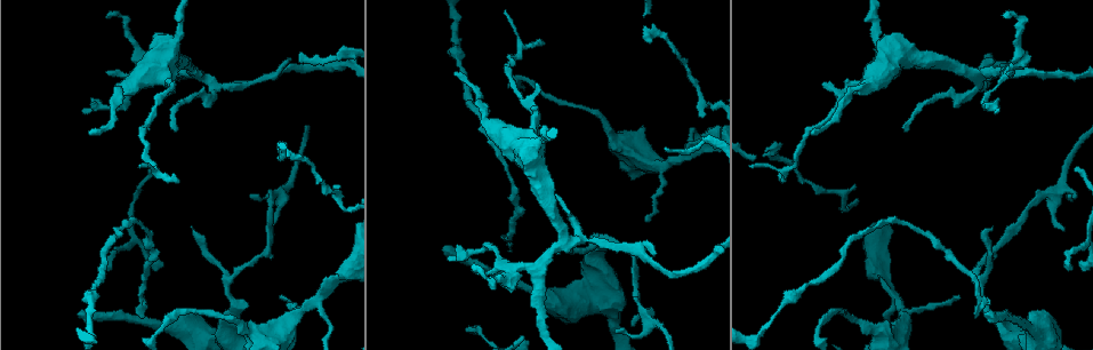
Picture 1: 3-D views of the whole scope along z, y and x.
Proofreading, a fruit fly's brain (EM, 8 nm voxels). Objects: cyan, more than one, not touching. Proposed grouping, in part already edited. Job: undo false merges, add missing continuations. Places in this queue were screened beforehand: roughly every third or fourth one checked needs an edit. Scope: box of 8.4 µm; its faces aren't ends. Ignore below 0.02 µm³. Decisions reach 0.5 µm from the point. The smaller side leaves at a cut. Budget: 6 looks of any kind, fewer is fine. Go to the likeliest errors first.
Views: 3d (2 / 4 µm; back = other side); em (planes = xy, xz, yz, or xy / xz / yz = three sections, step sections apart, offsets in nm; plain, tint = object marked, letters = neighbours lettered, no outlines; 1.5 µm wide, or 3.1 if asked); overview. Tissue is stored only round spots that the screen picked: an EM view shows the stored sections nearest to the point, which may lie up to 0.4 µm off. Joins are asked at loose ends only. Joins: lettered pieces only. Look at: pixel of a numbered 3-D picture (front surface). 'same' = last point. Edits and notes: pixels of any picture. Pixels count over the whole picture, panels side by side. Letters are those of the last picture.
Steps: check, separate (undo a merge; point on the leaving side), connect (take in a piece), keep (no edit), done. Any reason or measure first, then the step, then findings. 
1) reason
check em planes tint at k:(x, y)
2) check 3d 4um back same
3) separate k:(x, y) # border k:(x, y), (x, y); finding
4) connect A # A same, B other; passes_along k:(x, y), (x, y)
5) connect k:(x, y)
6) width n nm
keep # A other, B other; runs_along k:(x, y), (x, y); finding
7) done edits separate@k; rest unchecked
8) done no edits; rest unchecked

free end
check em planes letters at 1:(985, 313)

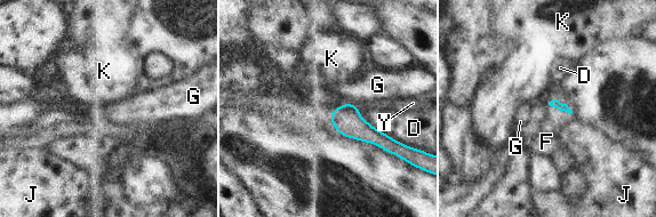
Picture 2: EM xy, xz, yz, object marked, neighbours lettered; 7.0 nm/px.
keep # D other, F other, G other, J other, K other, Y other; border 2:(341, 104), (336, 107); no lettered piece goes on from it

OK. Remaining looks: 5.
tapers out
check 3d 2um at 1:(1062, 231)

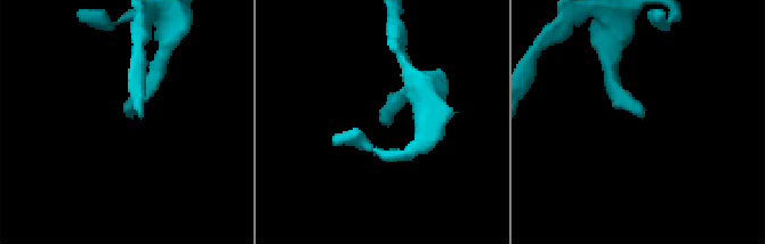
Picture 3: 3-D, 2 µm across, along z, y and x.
shape alone is not enough
check em yz step 4 letters at 3:(380, 120)

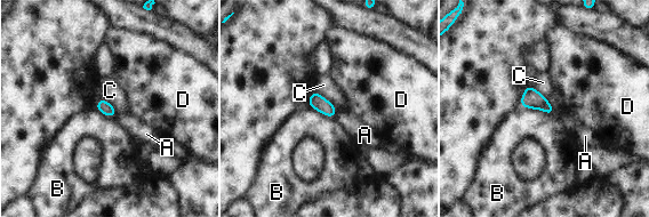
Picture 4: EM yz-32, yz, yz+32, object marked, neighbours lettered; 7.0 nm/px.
keep # A other, B other, C other, D other; border 4:(313, 89), (337, 110); no lettered piece goes on from it

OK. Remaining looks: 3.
check em planes letters at 1:(880, 330)

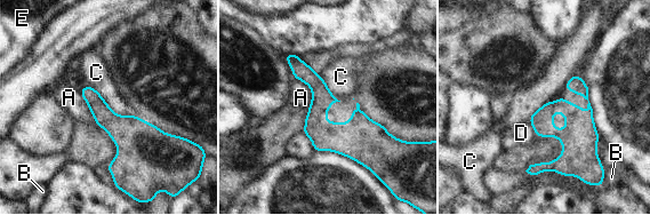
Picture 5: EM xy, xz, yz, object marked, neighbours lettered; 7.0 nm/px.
keep # A other, B other, C other, D other, E other; one cell here

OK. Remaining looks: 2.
done no edits; rest unchecked

